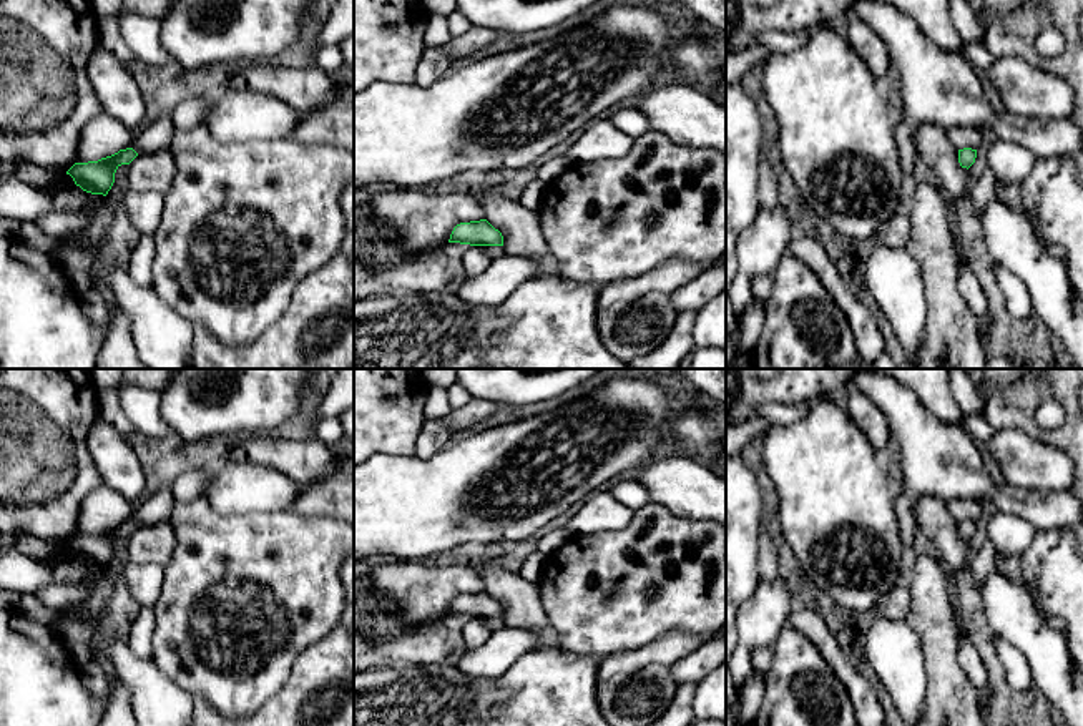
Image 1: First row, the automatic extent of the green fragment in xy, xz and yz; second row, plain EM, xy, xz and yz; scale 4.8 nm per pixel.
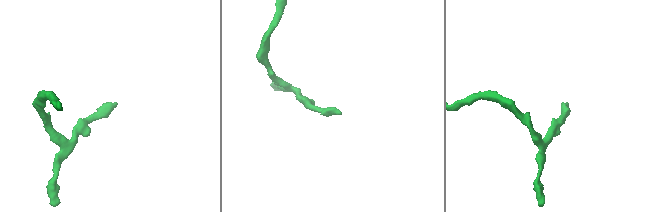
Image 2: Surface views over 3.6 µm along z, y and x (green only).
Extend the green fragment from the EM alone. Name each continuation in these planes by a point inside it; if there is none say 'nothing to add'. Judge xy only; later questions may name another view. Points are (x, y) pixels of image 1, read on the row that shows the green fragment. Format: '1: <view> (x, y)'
1: xy (158, 133)

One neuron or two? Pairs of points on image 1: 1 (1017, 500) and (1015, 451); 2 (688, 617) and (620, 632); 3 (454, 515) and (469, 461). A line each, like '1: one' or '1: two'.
1: two
2: one
3: one

